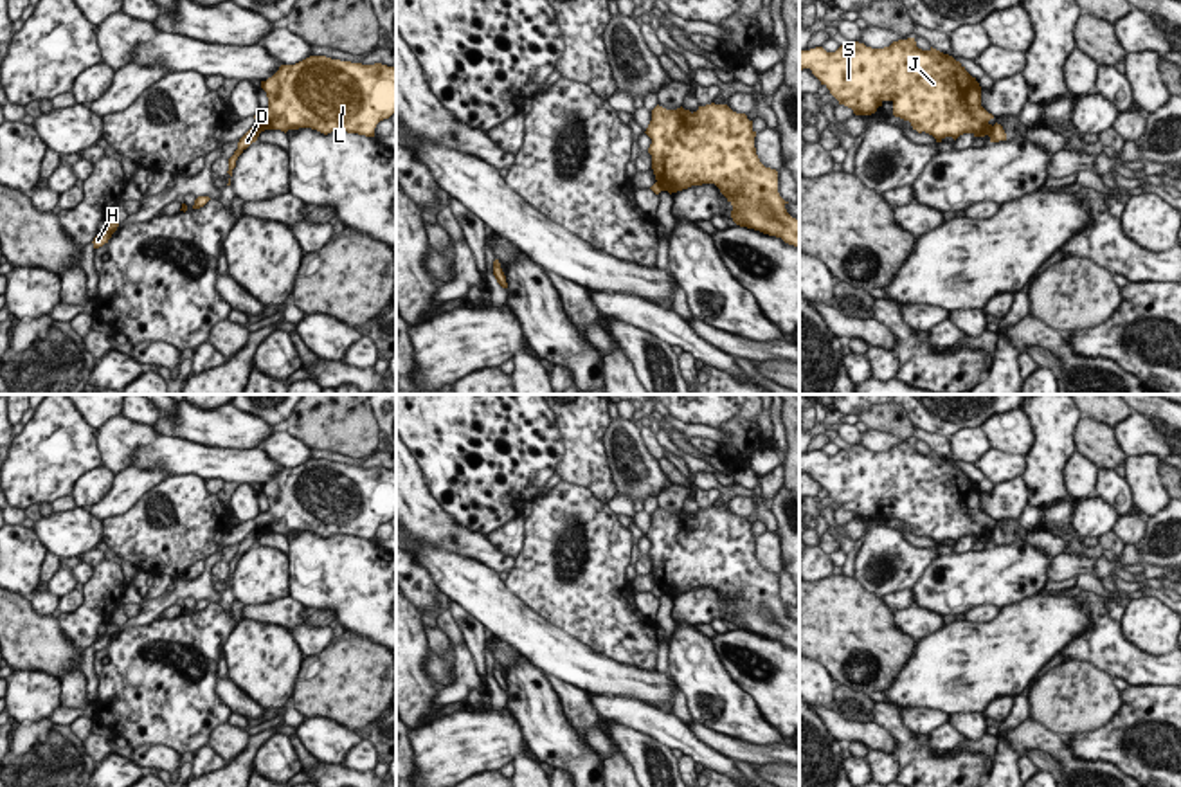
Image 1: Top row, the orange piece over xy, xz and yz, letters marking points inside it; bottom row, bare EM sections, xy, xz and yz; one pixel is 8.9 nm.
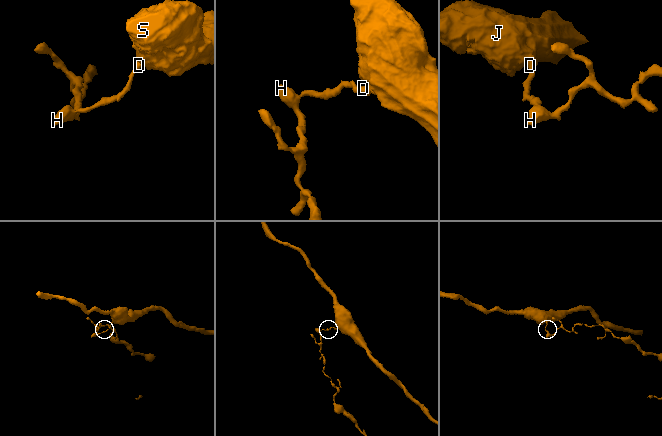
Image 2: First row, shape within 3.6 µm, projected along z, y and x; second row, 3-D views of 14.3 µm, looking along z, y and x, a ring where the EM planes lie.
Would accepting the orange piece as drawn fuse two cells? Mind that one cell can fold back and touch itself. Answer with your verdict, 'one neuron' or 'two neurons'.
two neurons

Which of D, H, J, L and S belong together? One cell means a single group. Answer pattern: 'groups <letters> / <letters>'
groups D H / J L S

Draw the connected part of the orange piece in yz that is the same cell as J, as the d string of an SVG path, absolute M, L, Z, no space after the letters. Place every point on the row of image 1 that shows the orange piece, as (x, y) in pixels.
M915 38L893 41L884 49L871 49L859 41L841 45L835 52L823 47L799 52L799 70L810 68L830 94L853 110L855 115L871 115L884 101L893 103L893 115L909 121L918 133L925 131L942 142L963 133L985 137L994 119L981 106L981 86L952 56L936 49L922 50Z

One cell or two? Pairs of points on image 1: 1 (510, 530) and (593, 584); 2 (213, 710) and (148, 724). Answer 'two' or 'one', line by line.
1: two
2: one

